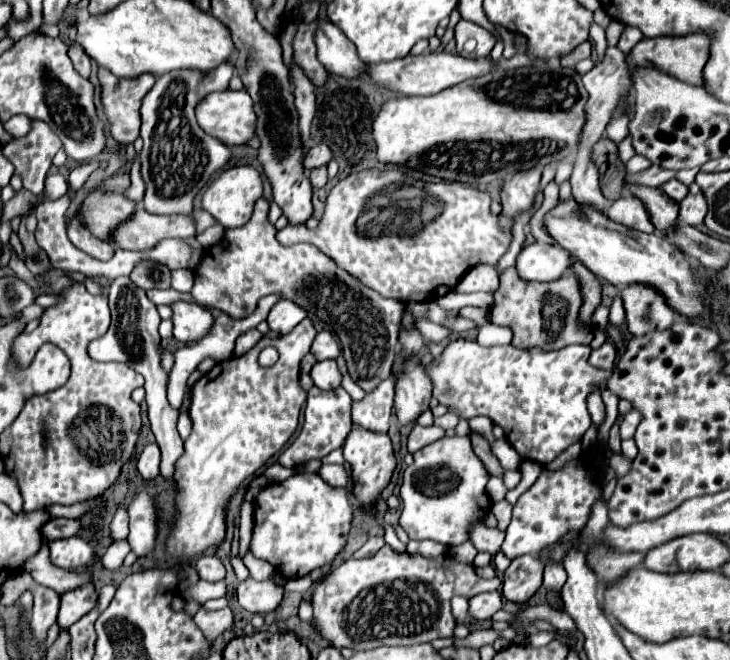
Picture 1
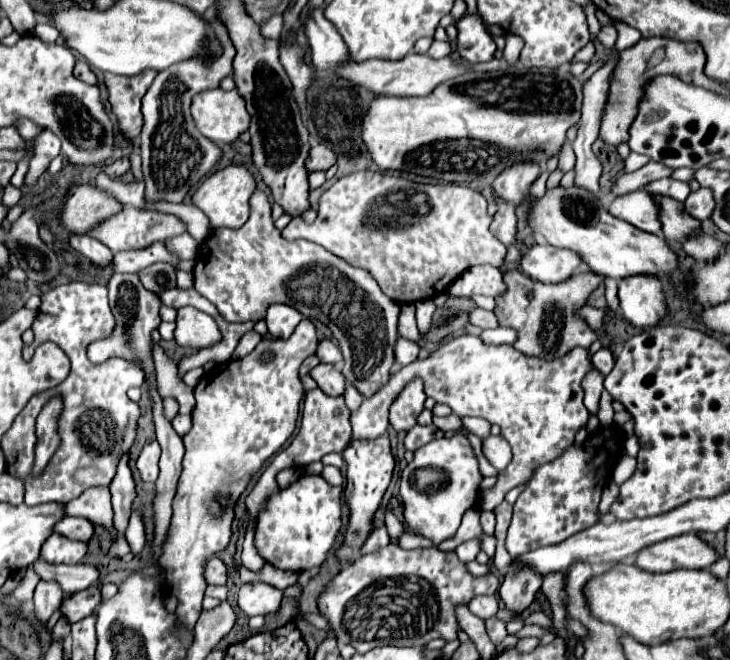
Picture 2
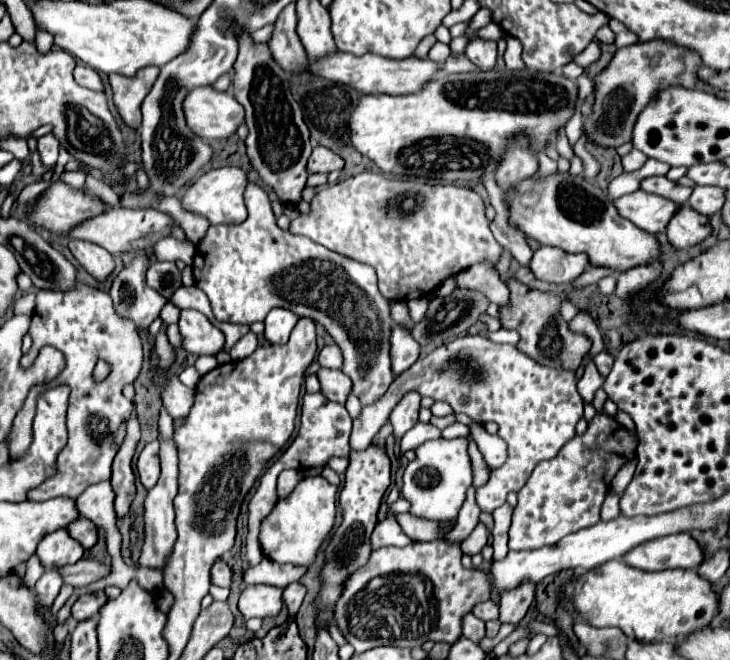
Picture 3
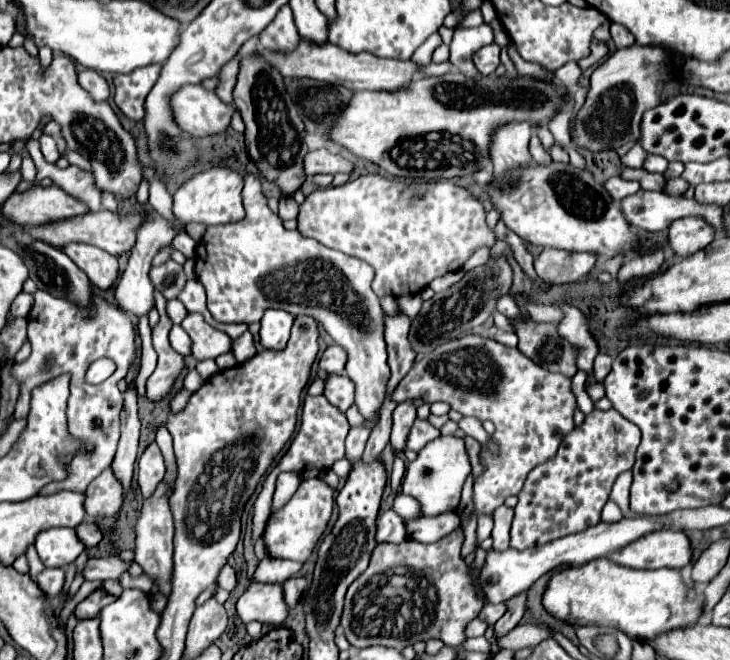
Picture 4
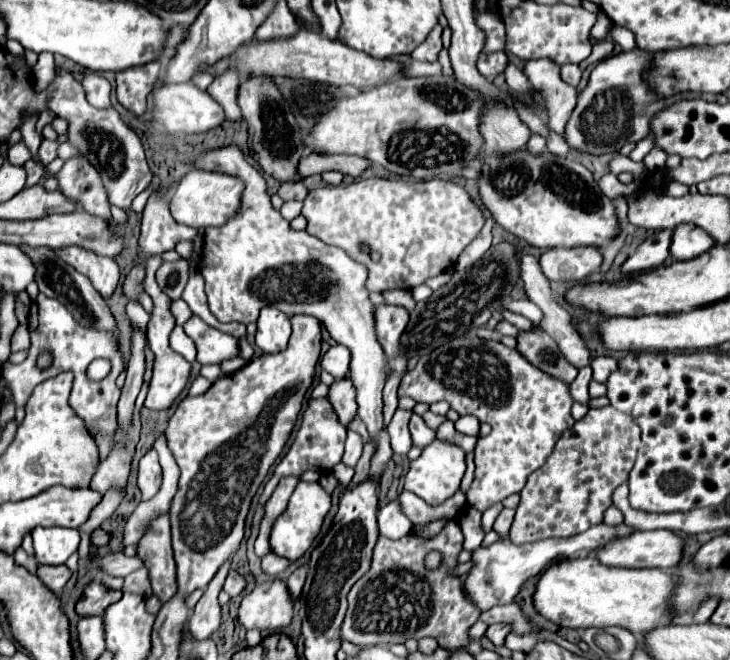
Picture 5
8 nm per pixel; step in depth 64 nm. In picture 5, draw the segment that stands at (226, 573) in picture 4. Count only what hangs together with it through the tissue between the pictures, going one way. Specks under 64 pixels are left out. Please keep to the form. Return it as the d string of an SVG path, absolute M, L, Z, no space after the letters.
M230 570L228 578L226 578L226 582L224 582L224 592L228 592L228 594L230 594L230 598L236 598L238 594L242 594L242 592L246 590L246 586L248 586L246 578L244 578L242 574L238 574L238 572Z

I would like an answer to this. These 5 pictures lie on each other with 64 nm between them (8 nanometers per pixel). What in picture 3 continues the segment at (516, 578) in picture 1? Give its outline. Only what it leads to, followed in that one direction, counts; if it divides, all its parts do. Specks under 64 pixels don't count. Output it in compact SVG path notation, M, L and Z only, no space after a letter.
M522 584L514 592L504 592L500 598L500 624L518 624L534 600L534 584Z

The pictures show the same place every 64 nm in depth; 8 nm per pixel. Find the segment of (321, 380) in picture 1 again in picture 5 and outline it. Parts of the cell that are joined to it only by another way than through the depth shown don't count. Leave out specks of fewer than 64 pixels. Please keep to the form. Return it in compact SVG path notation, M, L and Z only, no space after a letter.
M348 378L336 380L336 382L330 386L328 400L330 400L330 404L334 406L340 424L344 424L344 426L348 428L348 424L356 418L356 410L358 410L352 382L350 382Z

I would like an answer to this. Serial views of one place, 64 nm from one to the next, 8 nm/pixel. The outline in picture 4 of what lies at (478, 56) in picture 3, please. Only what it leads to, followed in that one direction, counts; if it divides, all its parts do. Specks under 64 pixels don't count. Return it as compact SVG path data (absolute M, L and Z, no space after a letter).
M496 44L480 48L474 54L474 64L476 64L476 68L480 70L482 76L494 74L494 70L500 66L500 48Z

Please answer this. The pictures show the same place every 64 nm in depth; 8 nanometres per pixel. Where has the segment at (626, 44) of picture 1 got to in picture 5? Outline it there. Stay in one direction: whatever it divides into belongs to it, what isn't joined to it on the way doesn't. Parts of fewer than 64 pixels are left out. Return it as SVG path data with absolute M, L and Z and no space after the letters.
M614 26L614 32L610 32L610 36L612 36L612 40L614 40L616 44L622 46L622 50L634 50L634 48L636 48L636 38L634 38L634 34L632 34L630 30L622 28L622 26Z

